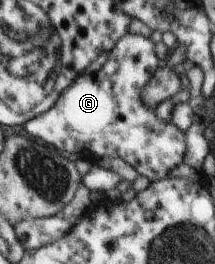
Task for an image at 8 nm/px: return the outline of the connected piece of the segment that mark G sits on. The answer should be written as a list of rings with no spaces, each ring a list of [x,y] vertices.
[[[126,32],[110,50],[108,60],[96,74],[80,75],[72,87],[68,87],[60,95],[58,103],[55,103],[48,111],[41,113],[32,121],[24,123],[24,131],[35,137],[36,140],[54,146],[57,150],[66,153],[76,153],[82,156],[84,151],[96,153],[96,155],[108,155],[108,157],[120,157],[127,161],[138,171],[139,175],[146,176],[151,182],[163,180],[170,176],[171,171],[178,167],[187,152],[185,132],[176,127],[173,122],[162,121],[154,110],[151,110],[141,96],[147,83],[153,78],[154,72],[163,64],[156,56],[154,42],[138,34]]]

